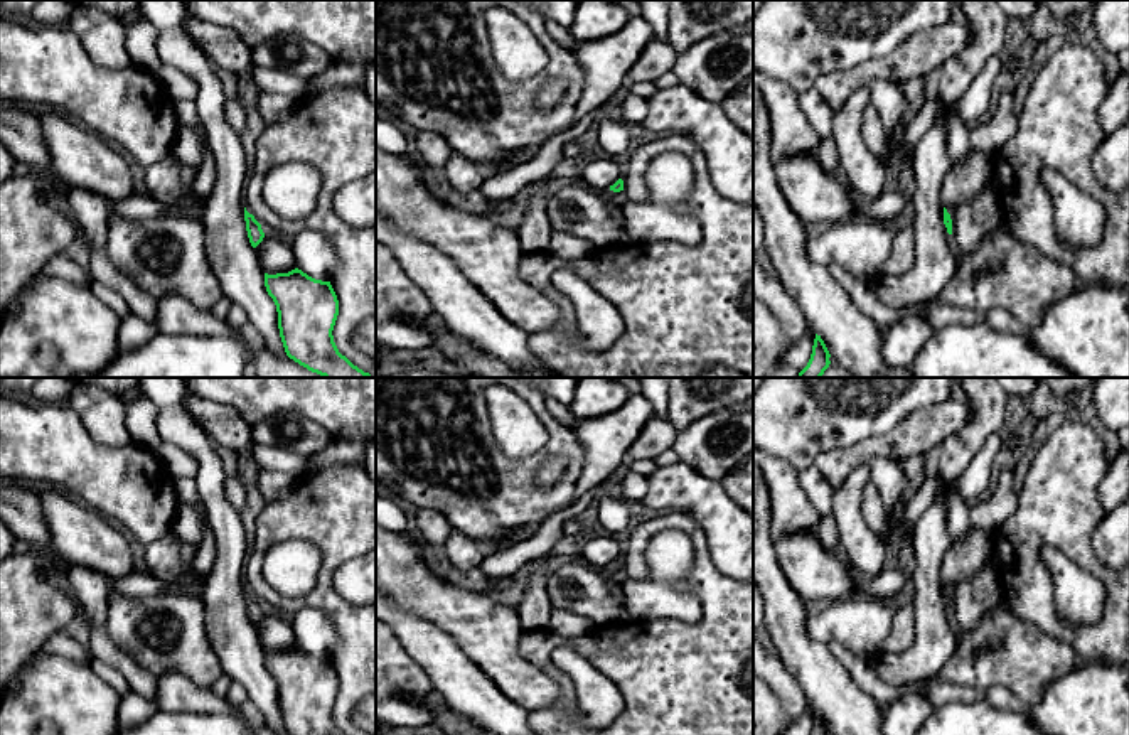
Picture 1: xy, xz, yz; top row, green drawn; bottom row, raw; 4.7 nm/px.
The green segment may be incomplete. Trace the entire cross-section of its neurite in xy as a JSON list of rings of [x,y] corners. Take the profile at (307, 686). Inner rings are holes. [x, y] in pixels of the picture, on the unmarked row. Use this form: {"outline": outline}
{"outline": [[[295,646],[265,651],[265,664],[278,689],[280,715],[288,735],[345,735],[334,720],[339,678],[330,659]]]}

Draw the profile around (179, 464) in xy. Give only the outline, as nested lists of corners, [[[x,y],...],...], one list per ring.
[[[162,442],[155,452],[155,457],[163,464],[163,469],[172,480],[195,479],[197,475],[197,460],[174,443]]]

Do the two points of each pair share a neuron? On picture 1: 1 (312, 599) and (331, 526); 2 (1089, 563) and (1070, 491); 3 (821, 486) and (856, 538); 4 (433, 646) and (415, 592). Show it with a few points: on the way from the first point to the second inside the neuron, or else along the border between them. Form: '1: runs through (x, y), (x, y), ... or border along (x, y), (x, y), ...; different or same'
1: runs through (324, 580), (331, 565), (331, 545); same
2: runs through (1077, 545), (1070, 533), (1070, 509); same
3: border along (834, 491), (831, 513); different
4: border along (393, 600), (440, 626), (457, 643); different

